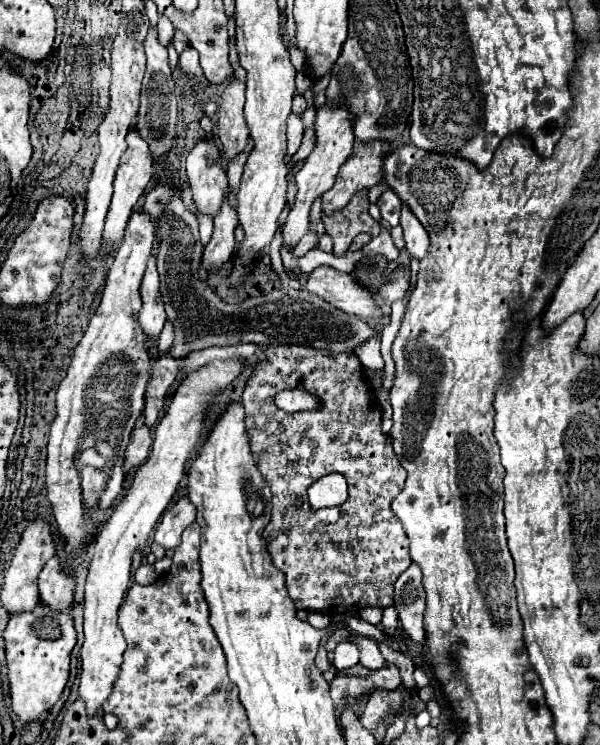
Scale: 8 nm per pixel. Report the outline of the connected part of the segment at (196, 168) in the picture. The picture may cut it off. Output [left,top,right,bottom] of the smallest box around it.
[185,142,227,218]

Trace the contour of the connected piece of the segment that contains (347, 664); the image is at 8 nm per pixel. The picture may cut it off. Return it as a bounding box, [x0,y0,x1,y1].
[333,642,359,668]

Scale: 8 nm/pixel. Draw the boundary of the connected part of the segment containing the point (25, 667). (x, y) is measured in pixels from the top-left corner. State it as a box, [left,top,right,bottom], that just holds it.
[3,604,77,724]

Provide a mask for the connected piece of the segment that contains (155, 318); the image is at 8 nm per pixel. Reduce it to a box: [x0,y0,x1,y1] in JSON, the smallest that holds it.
[139,258,167,340]

